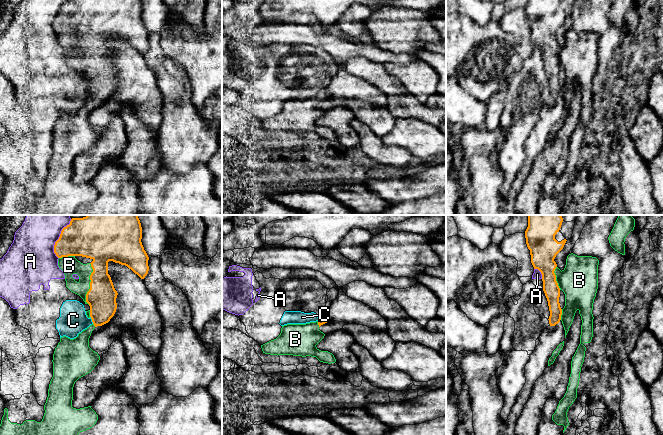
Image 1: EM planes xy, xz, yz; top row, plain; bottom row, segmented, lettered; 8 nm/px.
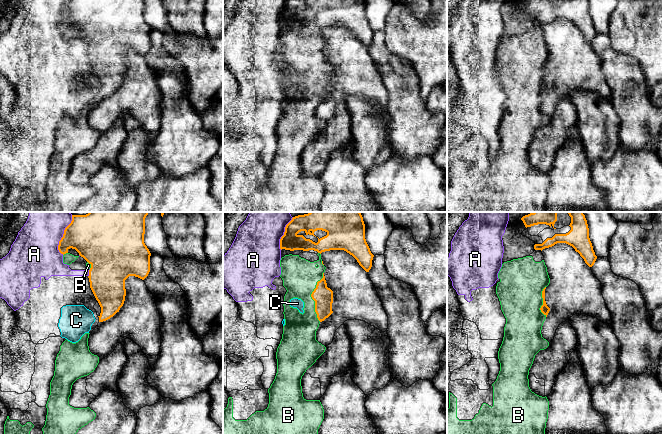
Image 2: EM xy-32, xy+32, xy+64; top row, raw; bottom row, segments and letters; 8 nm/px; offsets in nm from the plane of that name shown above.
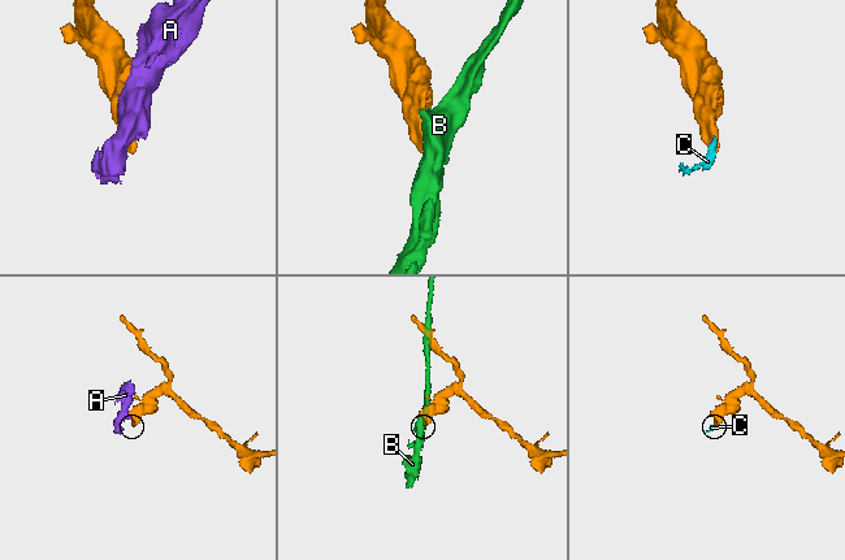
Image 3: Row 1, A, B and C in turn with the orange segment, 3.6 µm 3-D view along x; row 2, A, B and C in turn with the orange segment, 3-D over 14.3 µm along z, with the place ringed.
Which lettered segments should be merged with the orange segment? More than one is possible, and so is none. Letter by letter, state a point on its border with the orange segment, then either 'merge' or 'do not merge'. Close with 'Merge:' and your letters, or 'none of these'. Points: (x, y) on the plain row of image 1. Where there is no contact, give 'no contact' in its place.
A: contact xy (57, 16); do not merge
B: contact xy (90, 60); merge
C: contact xy (92, 96); do not merge
Merge: B

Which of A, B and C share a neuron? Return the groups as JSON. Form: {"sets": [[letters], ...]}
{"sets": [["A", "C"], ["B"]]}

